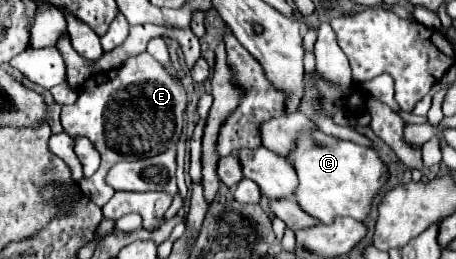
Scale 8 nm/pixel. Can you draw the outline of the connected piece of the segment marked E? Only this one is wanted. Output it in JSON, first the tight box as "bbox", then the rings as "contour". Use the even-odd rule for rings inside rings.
{"bbox":[61,52,187,208],"contour":[[[147,52],[129,58],[119,68],[93,74],[79,86],[77,94],[75,104],[63,106],[61,124],[71,138],[89,138],[101,154],[99,170],[79,182],[85,196],[101,208],[115,194],[105,182],[113,164],[157,156],[179,142],[185,130],[187,94],[183,84]]]}

